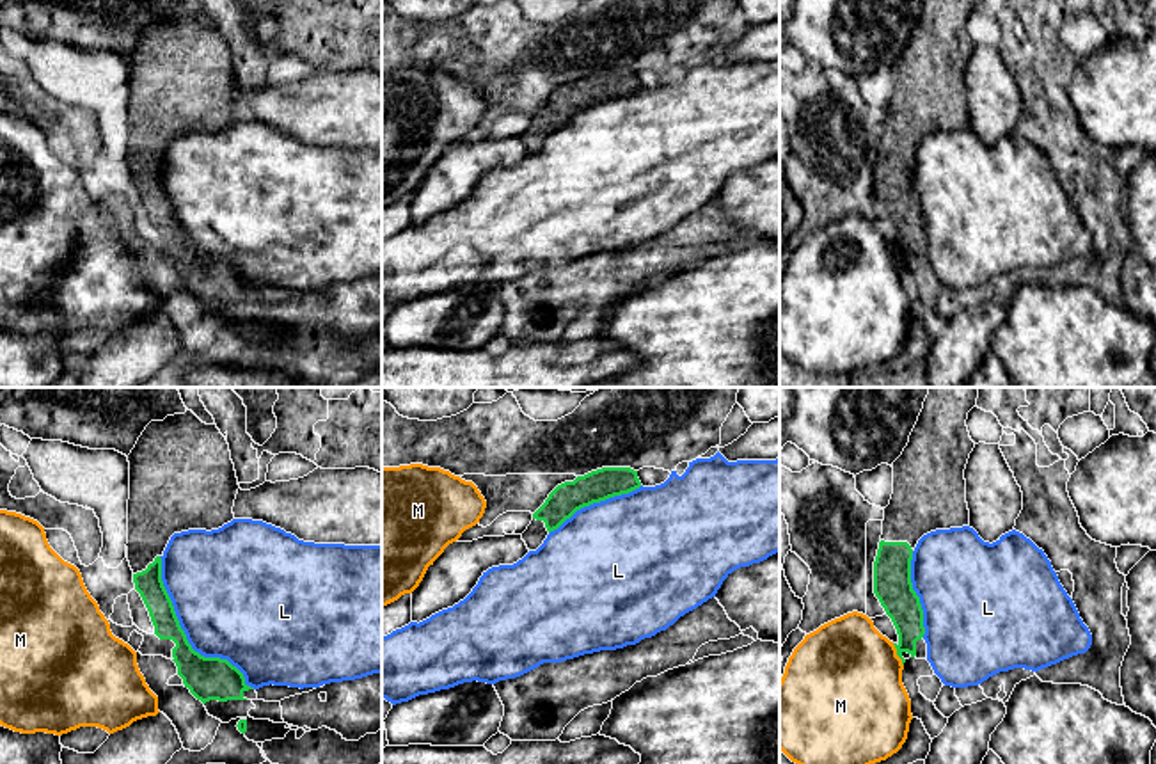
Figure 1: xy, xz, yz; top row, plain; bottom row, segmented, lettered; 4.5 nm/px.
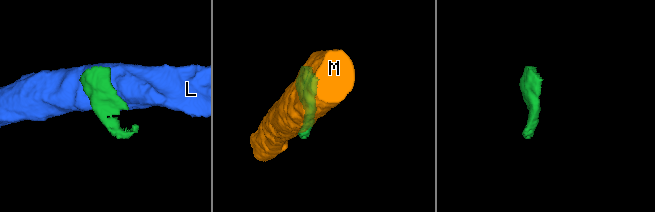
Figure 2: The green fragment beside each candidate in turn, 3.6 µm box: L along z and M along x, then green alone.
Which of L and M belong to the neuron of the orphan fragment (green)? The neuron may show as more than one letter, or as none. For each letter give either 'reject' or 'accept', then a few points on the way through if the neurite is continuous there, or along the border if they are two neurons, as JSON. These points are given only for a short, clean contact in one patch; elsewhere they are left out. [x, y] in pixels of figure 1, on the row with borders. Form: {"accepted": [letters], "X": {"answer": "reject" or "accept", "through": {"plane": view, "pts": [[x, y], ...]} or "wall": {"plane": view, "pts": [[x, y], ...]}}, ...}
{"accepted": [], "L": {"answer": "reject"}, "M": {"answer": "reject"}}

